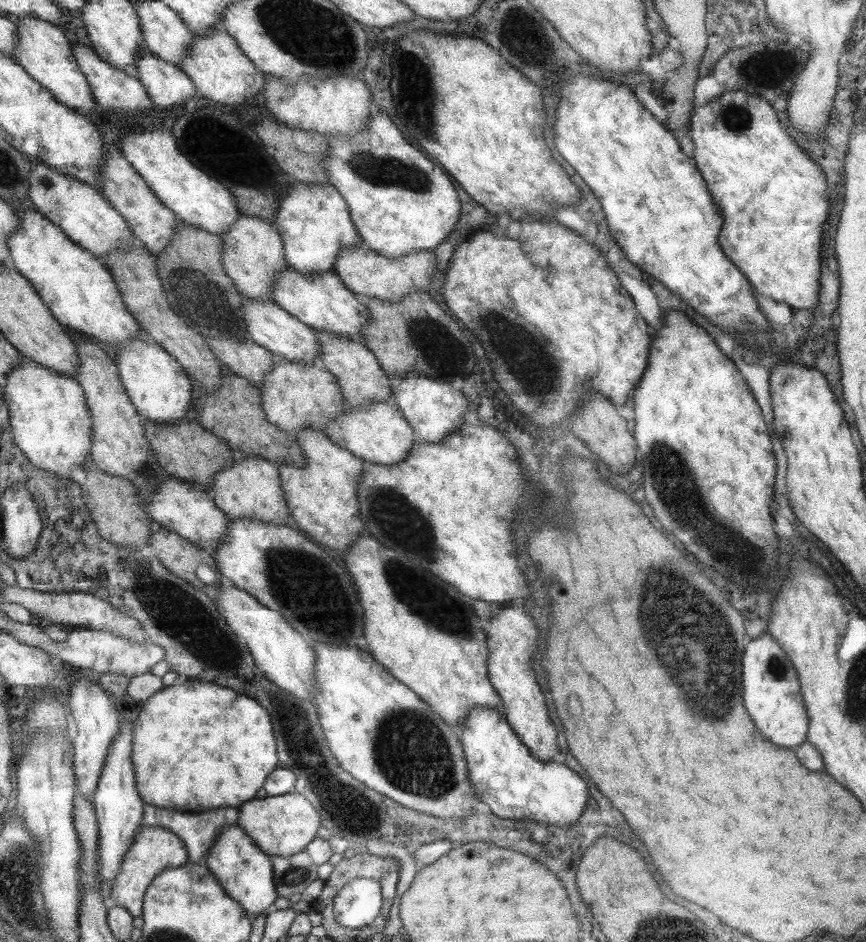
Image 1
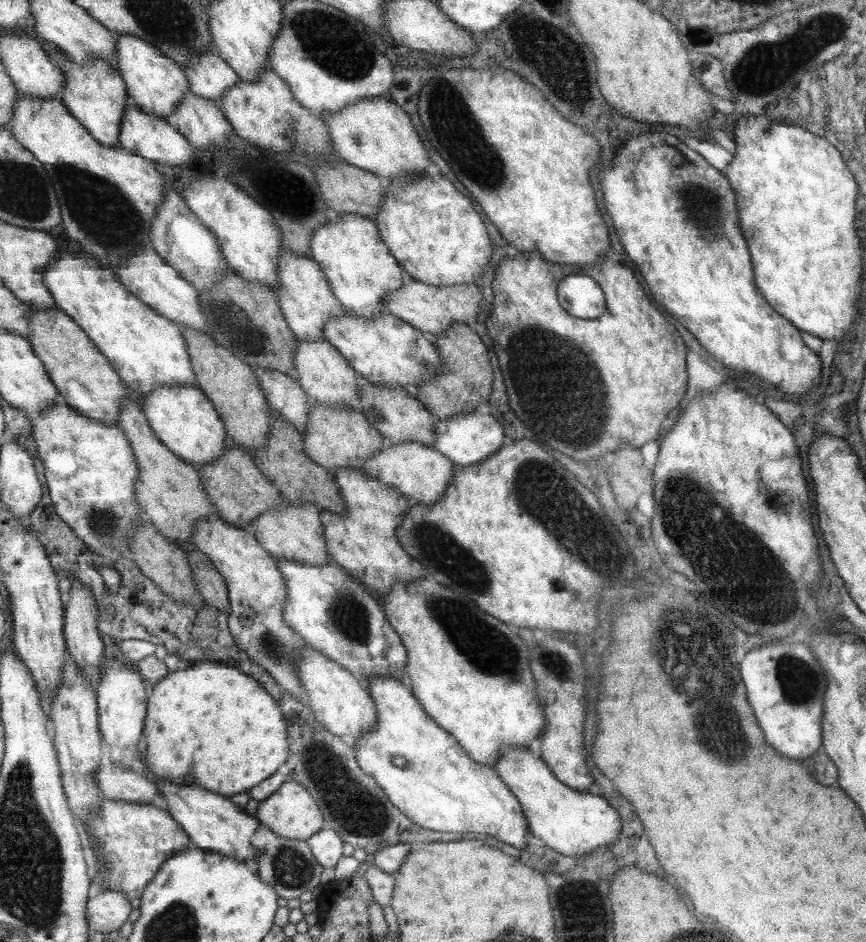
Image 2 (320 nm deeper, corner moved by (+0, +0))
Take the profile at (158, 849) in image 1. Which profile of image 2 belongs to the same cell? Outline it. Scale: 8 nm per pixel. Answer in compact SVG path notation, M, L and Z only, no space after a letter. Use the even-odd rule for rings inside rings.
M105 800L103 813L90 816L88 834L97 843L99 855L107 863L107 874L96 874L94 863L94 885L107 884L113 892L123 892L130 900L141 899L148 885L157 877L165 862L177 856L185 846L192 845L188 832L166 812L152 803L136 803L126 800Z

